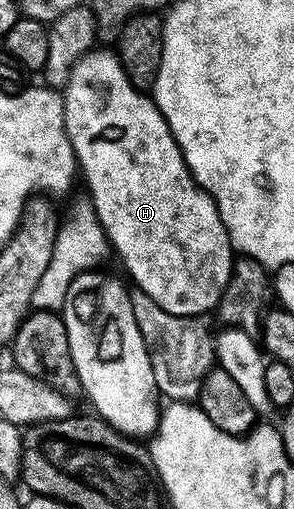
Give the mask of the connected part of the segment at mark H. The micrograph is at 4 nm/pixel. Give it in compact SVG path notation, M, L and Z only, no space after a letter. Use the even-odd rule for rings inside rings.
M98 50L88 51L80 58L78 64L71 70L70 80L64 87L63 93L66 132L72 145L72 151L76 154L82 182L84 178L85 184L88 185L87 197L91 199L96 218L108 238L108 245L111 246L115 256L117 254L120 257L120 262L128 269L129 276L136 281L134 283L135 289L146 292L146 296L150 296L150 300L154 300L154 304L166 308L166 312L170 312L174 316L186 316L187 318L204 316L207 310L209 313L215 311L216 307L219 306L220 297L224 295L224 290L227 288L232 275L234 251L228 229L226 224L222 224L222 216L218 212L212 197L197 184L194 176L189 172L186 160L182 156L170 128L166 124L162 112L156 107L155 102L147 93L140 91L133 85L124 70L124 66L121 65L119 57L113 51L110 53L106 50Z

